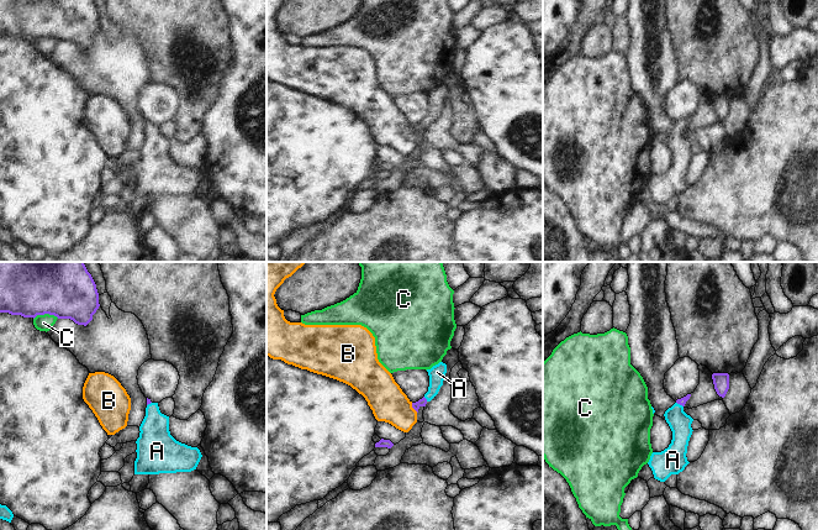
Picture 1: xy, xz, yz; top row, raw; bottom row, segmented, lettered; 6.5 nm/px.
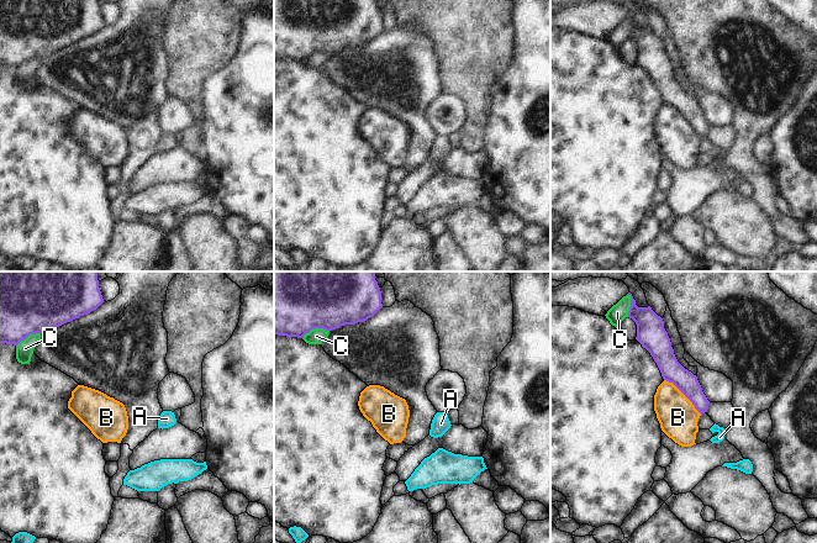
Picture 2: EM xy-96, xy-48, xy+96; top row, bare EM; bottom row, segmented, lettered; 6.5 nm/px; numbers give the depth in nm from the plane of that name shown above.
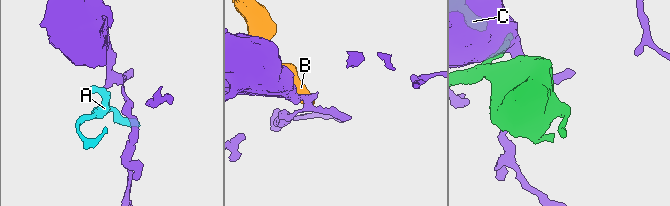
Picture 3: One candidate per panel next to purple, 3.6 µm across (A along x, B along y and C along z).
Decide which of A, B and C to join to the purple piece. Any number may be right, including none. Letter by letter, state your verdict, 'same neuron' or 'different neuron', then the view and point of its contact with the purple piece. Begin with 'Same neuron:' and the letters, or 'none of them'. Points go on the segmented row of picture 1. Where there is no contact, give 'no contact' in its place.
Same neuron: A
A: same neuron; contact xz (426, 399)
B: different neuron; contact xz (413, 408)
C: different neuron; contact xy (46, 313)

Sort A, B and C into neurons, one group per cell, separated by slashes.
A / B / C

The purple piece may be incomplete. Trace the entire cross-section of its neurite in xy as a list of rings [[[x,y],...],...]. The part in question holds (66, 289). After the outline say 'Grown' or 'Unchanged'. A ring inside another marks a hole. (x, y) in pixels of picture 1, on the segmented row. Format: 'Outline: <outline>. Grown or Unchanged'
Outline: [[[0,262],[0,313],[54,315],[86,326],[99,309],[96,284],[84,262]]]. Unchanged.

